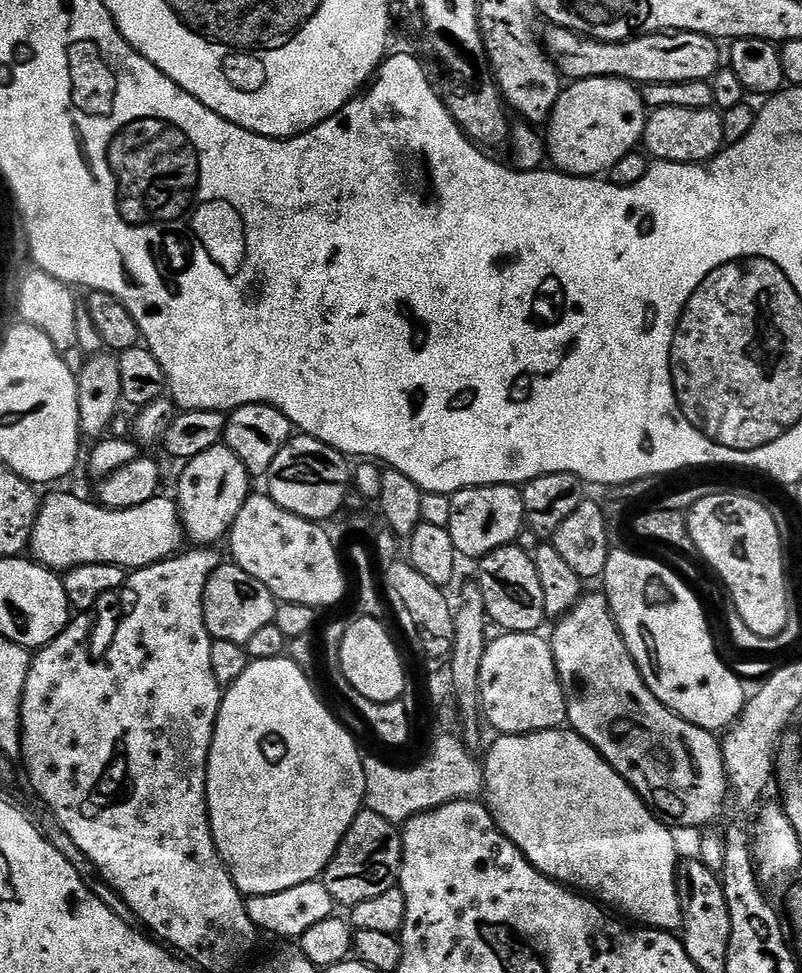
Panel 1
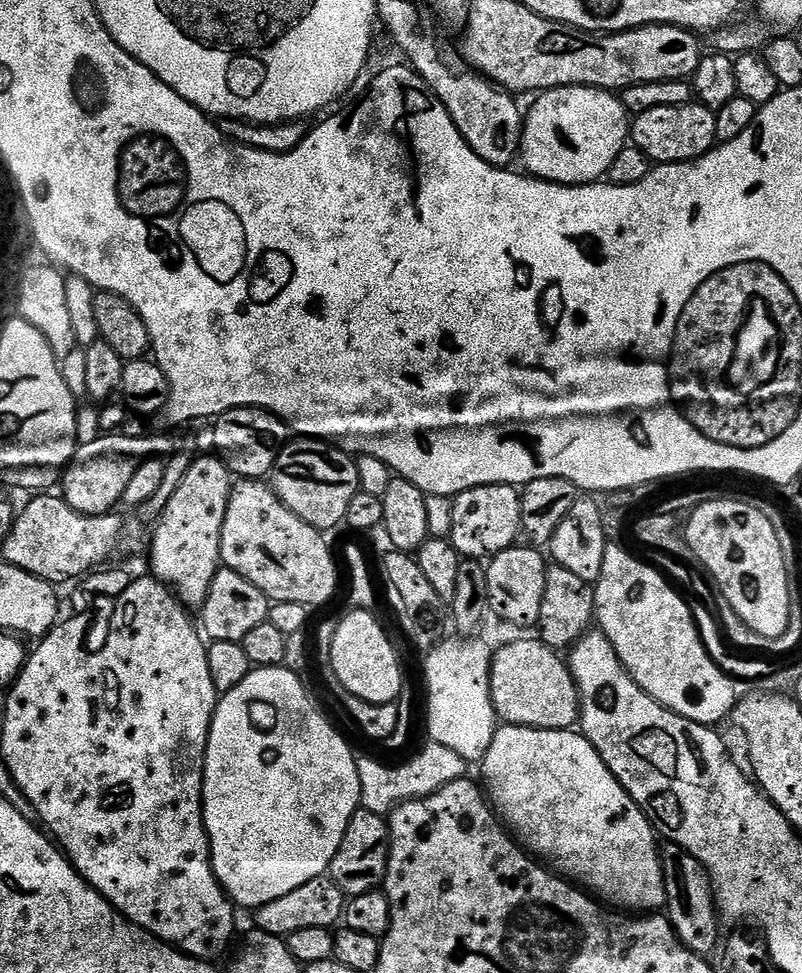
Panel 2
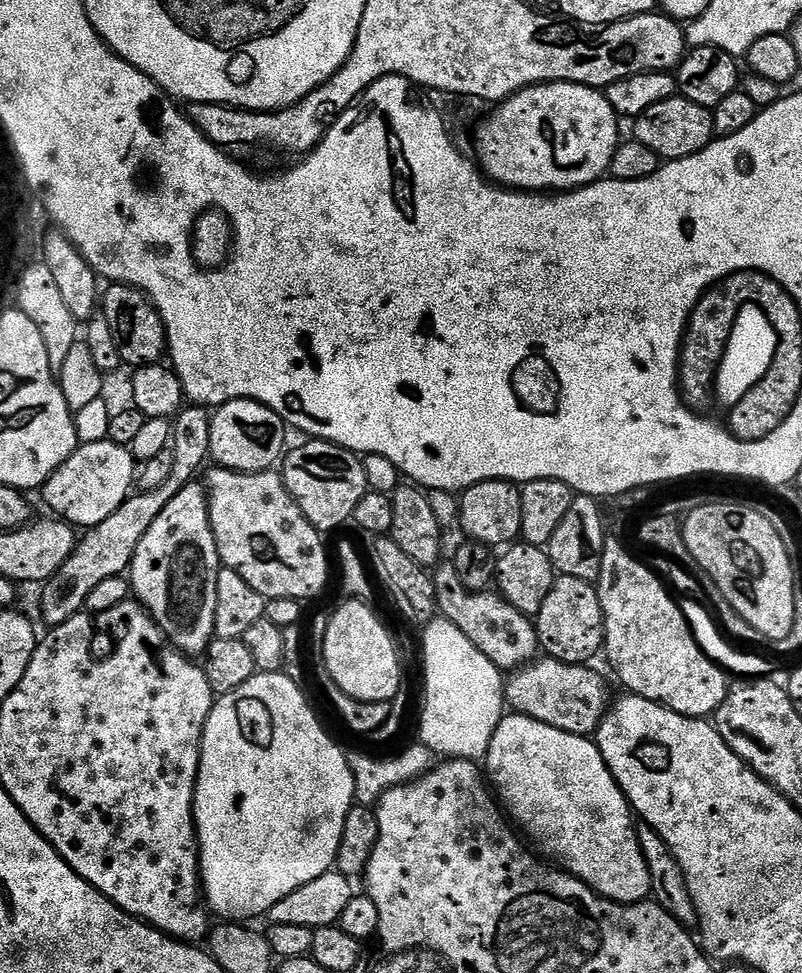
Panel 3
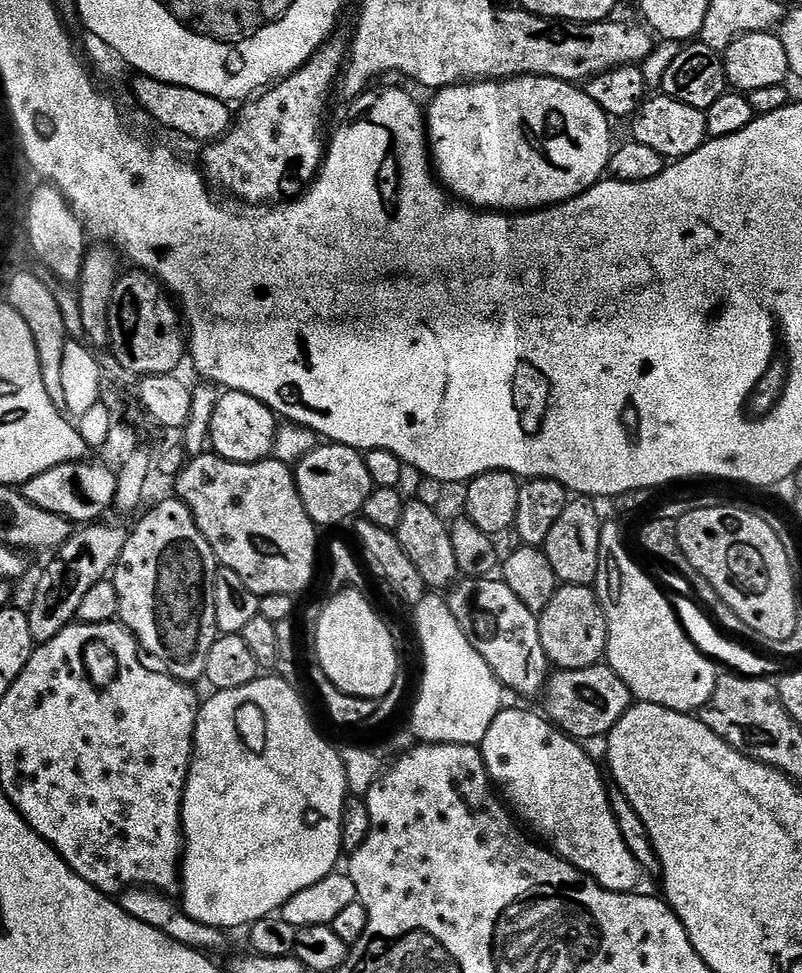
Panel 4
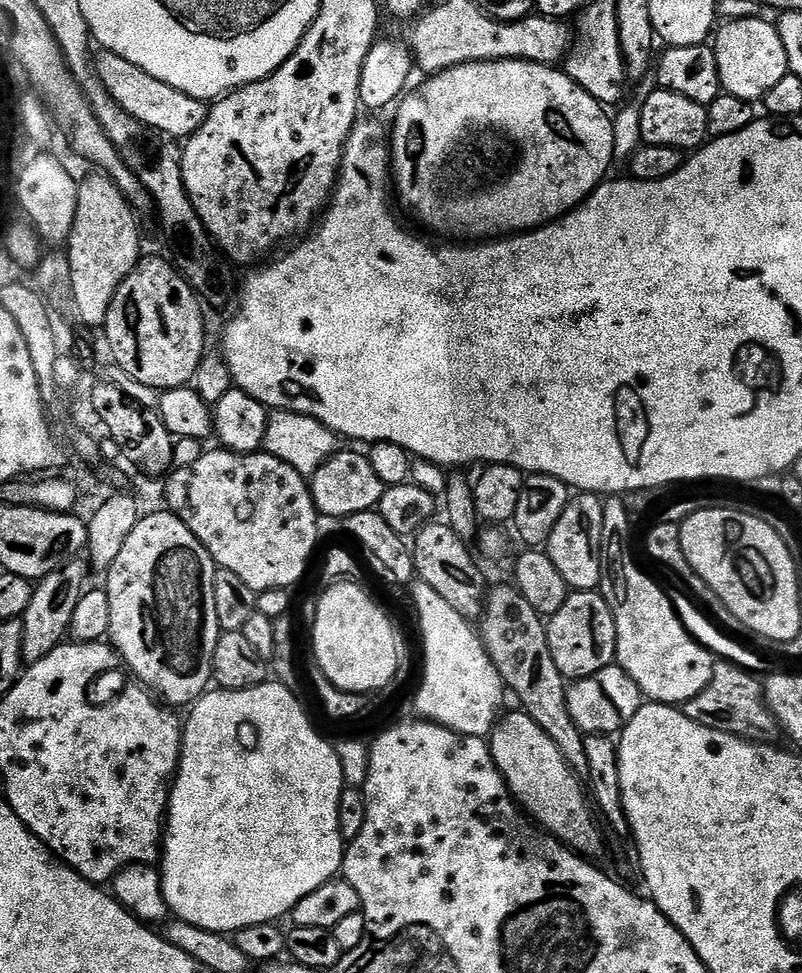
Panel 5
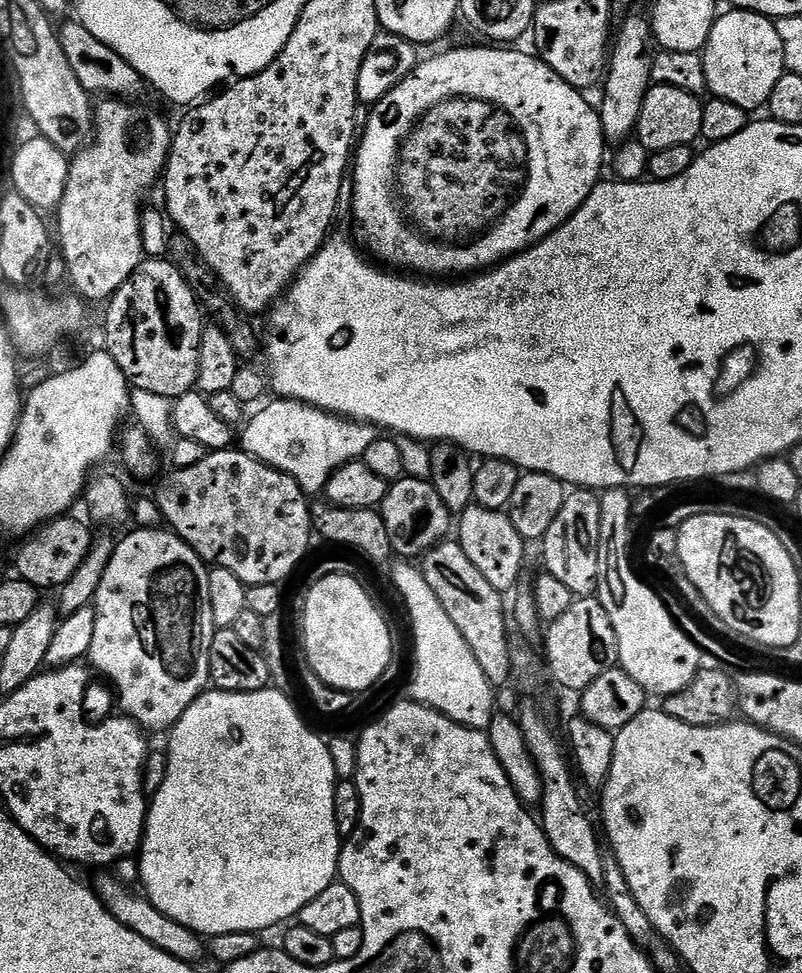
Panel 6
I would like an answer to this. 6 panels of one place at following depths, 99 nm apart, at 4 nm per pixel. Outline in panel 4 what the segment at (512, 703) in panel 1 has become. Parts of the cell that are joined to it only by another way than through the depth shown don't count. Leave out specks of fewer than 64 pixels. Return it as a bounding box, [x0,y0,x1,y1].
[542,662,634,742]

